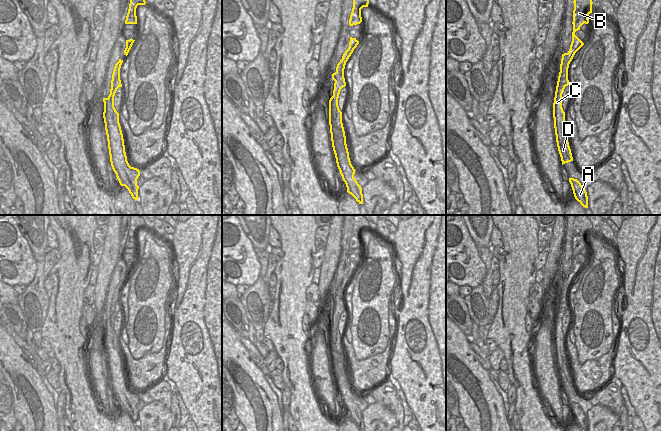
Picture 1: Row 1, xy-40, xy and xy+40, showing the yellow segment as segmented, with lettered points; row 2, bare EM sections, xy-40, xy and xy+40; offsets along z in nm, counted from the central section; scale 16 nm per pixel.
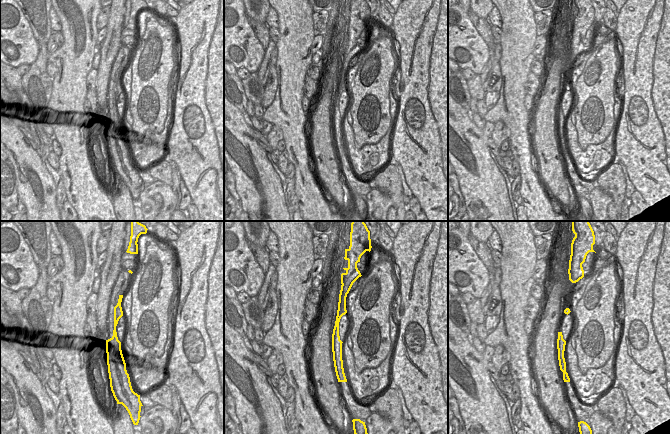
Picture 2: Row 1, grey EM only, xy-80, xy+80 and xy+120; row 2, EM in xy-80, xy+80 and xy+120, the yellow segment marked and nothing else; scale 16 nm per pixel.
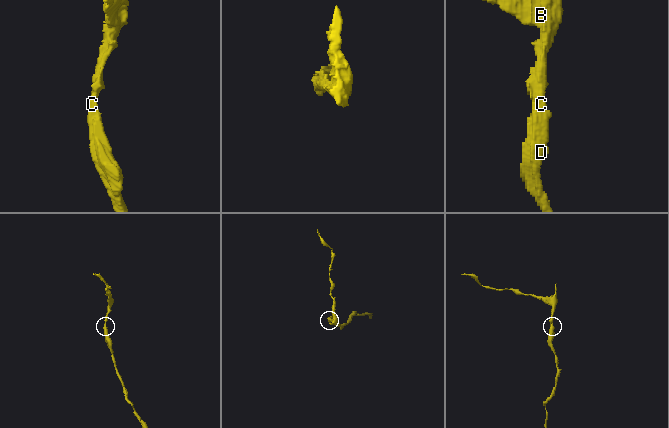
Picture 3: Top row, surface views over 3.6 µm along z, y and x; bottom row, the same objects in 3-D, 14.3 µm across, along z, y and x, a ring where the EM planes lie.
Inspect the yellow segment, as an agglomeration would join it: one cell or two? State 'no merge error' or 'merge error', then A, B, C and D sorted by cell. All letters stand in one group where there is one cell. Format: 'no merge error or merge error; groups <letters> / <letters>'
merge error; groups A C D / B

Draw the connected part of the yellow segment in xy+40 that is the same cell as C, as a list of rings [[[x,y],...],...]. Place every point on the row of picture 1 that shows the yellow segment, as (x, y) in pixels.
[[[562,54],[560,72],[558,76],[554,103],[553,118],[558,151],[561,157],[562,165],[573,161],[571,149],[568,142],[568,135],[565,126],[565,112],[562,108],[562,94],[566,86],[569,85],[568,68],[573,59],[573,55]]]

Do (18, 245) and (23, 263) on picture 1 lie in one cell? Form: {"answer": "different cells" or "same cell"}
{"answer": "same cell"}

